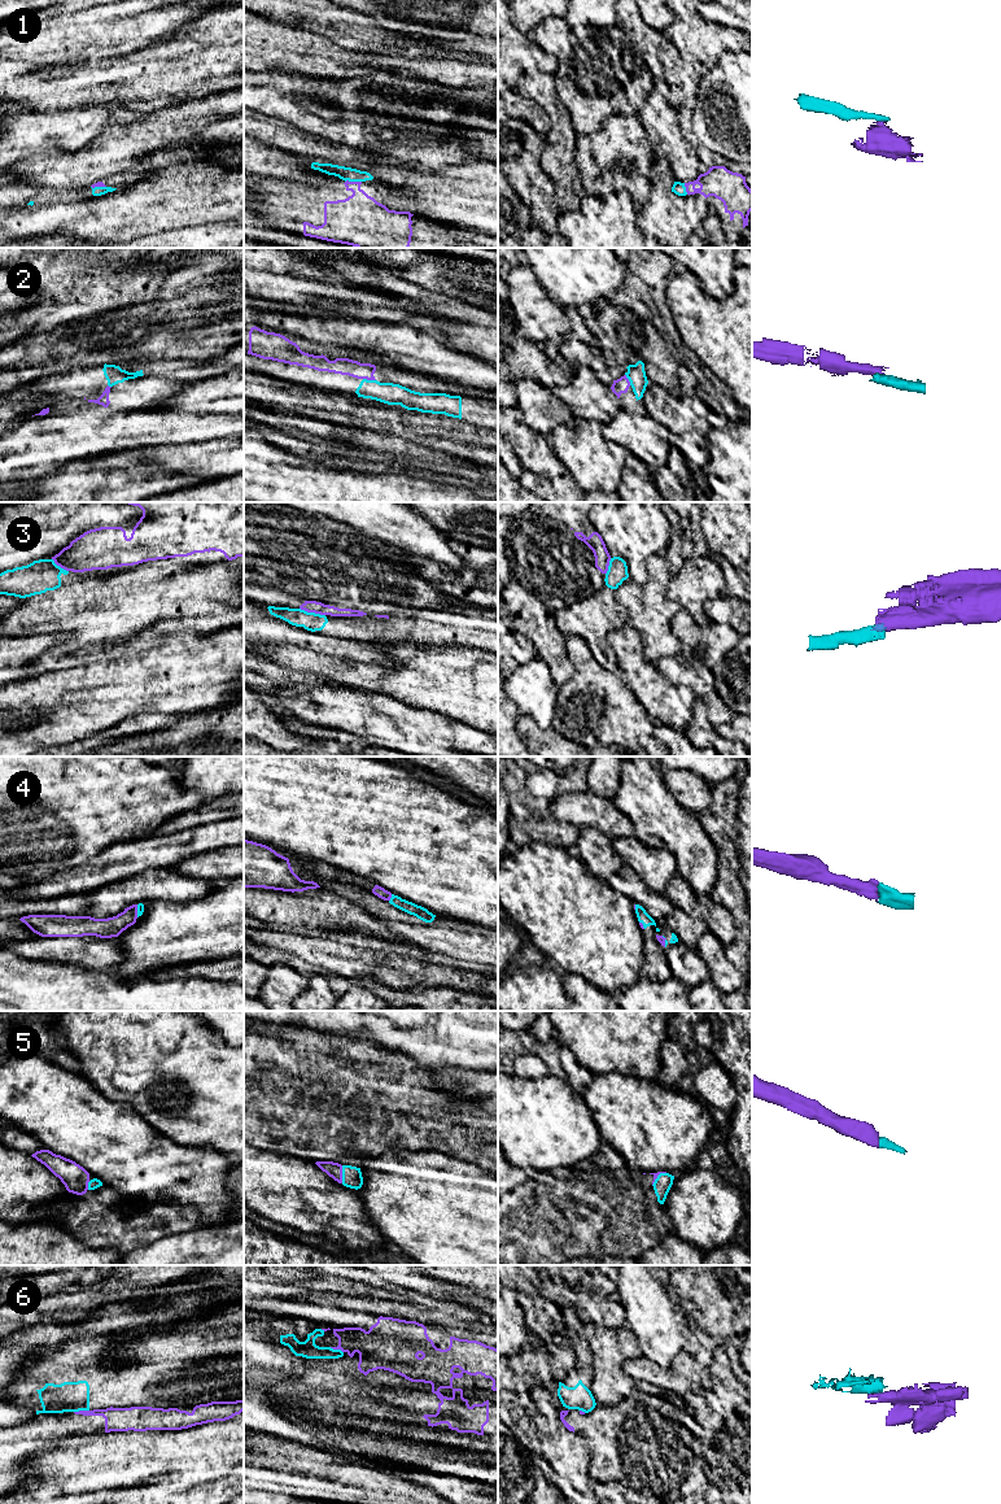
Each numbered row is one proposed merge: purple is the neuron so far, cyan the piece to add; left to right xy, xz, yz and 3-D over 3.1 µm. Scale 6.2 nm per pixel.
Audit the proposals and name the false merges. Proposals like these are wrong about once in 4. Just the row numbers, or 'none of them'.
3, 6

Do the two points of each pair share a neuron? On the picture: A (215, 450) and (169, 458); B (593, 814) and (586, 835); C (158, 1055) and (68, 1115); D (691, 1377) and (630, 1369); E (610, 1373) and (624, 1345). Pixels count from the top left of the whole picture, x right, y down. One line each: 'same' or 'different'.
A: same
B: different
C: different
D: same
E: same

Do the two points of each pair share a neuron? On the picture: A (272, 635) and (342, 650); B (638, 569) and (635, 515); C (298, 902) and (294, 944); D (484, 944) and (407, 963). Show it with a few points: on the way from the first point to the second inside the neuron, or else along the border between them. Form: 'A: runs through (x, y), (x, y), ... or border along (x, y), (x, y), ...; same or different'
A: runs through (289, 635), (326, 645); same
B: runs through (635, 556), (635, 528); same
C: border along (287, 927), (309, 934), (326, 932); different
D: border along (412, 944), (429, 951), (471, 962); different

